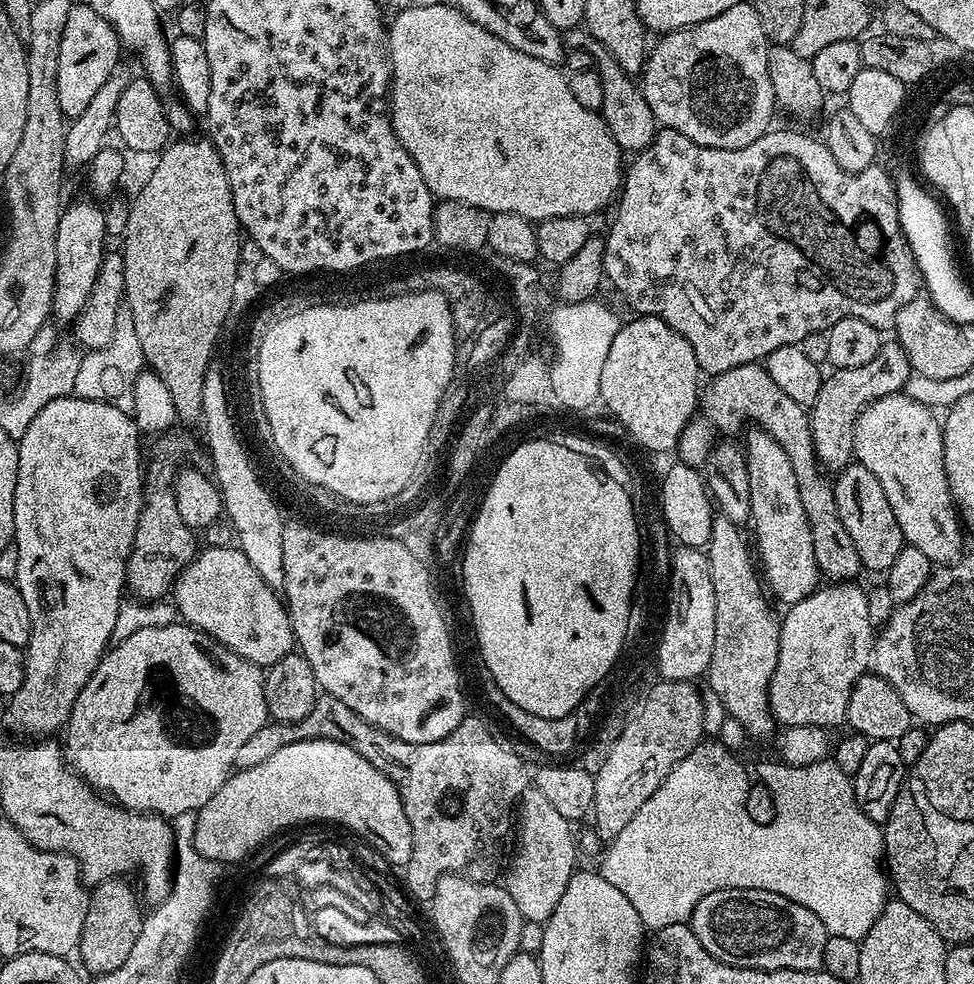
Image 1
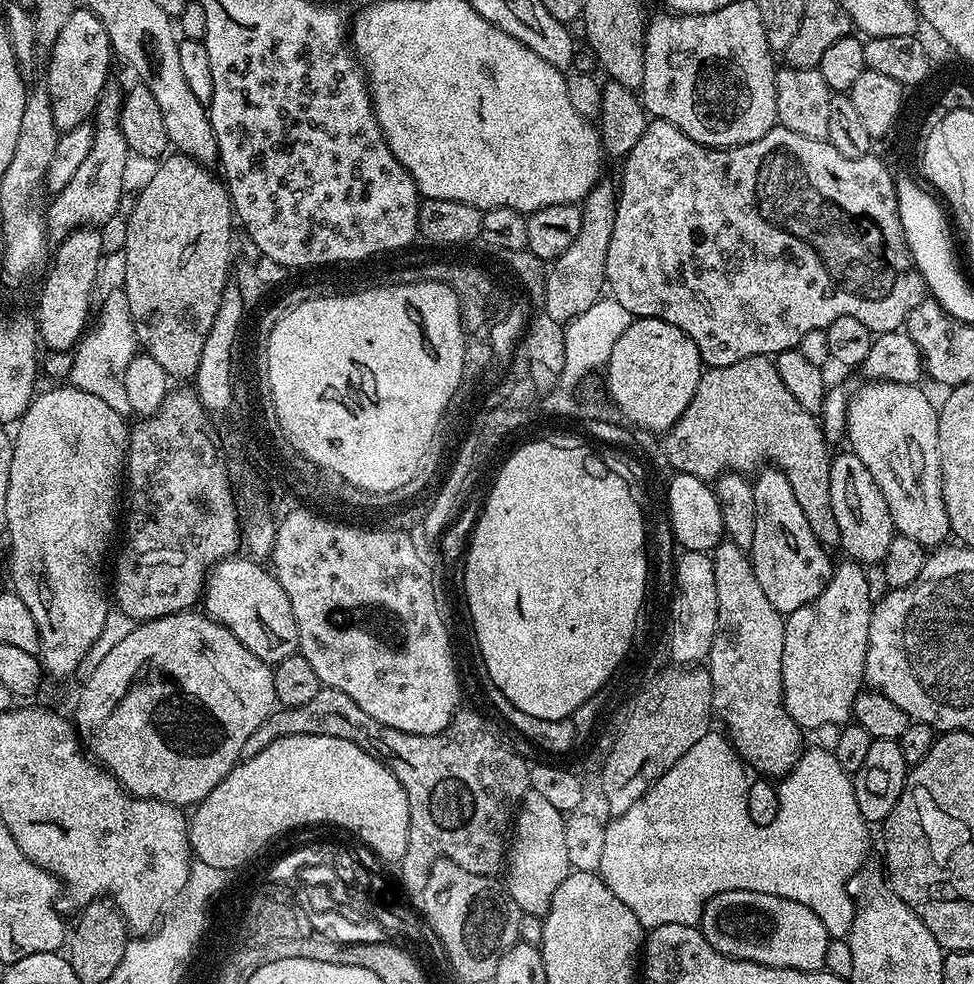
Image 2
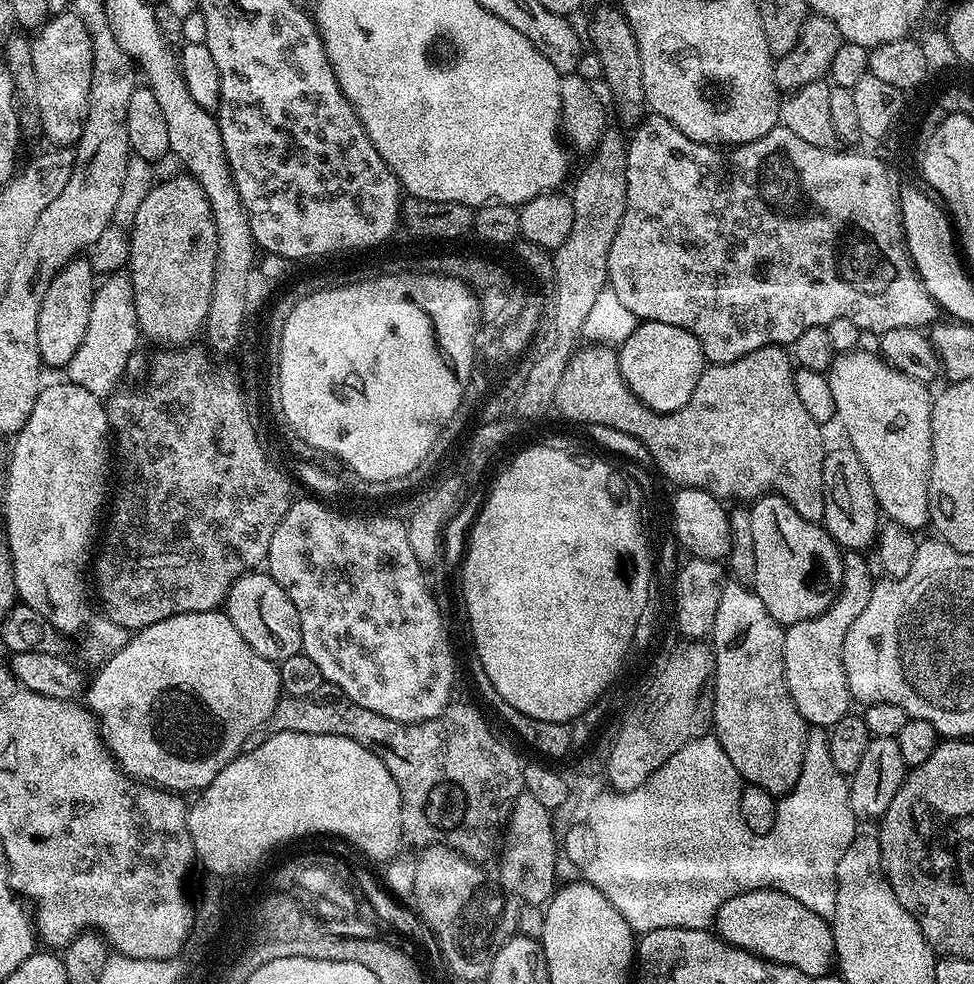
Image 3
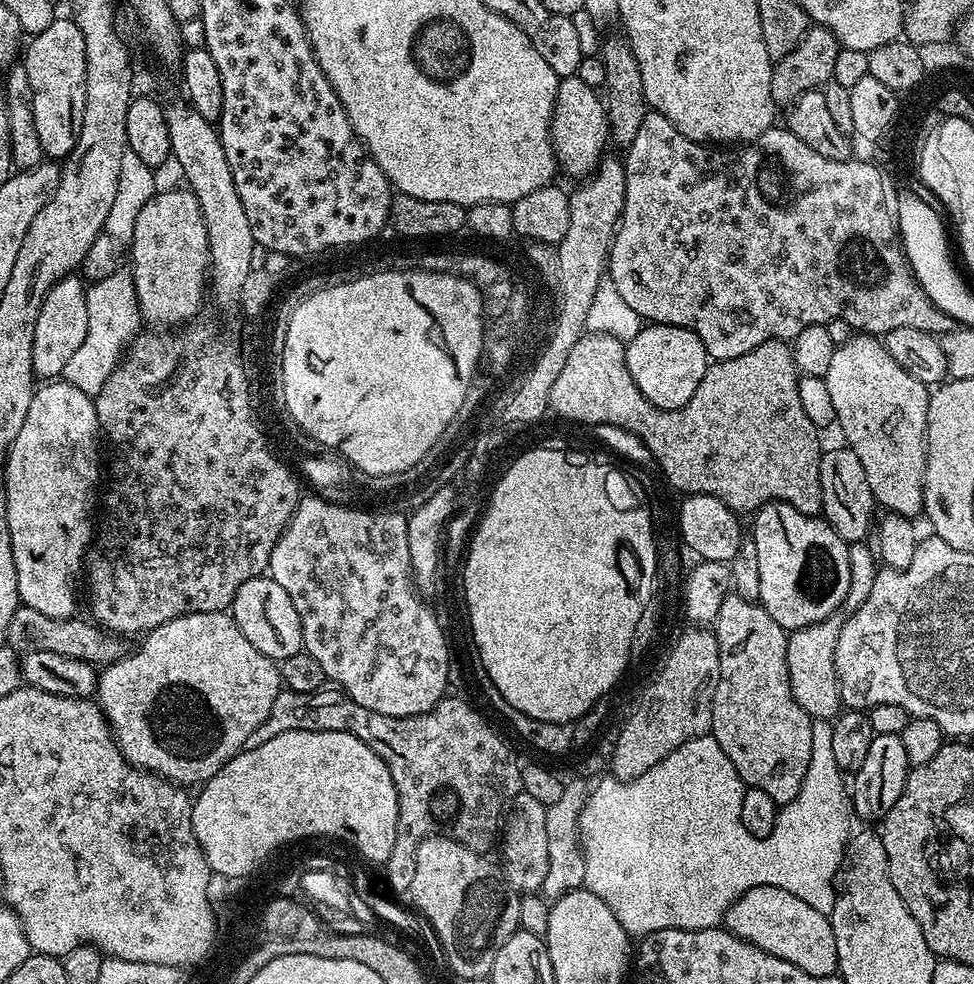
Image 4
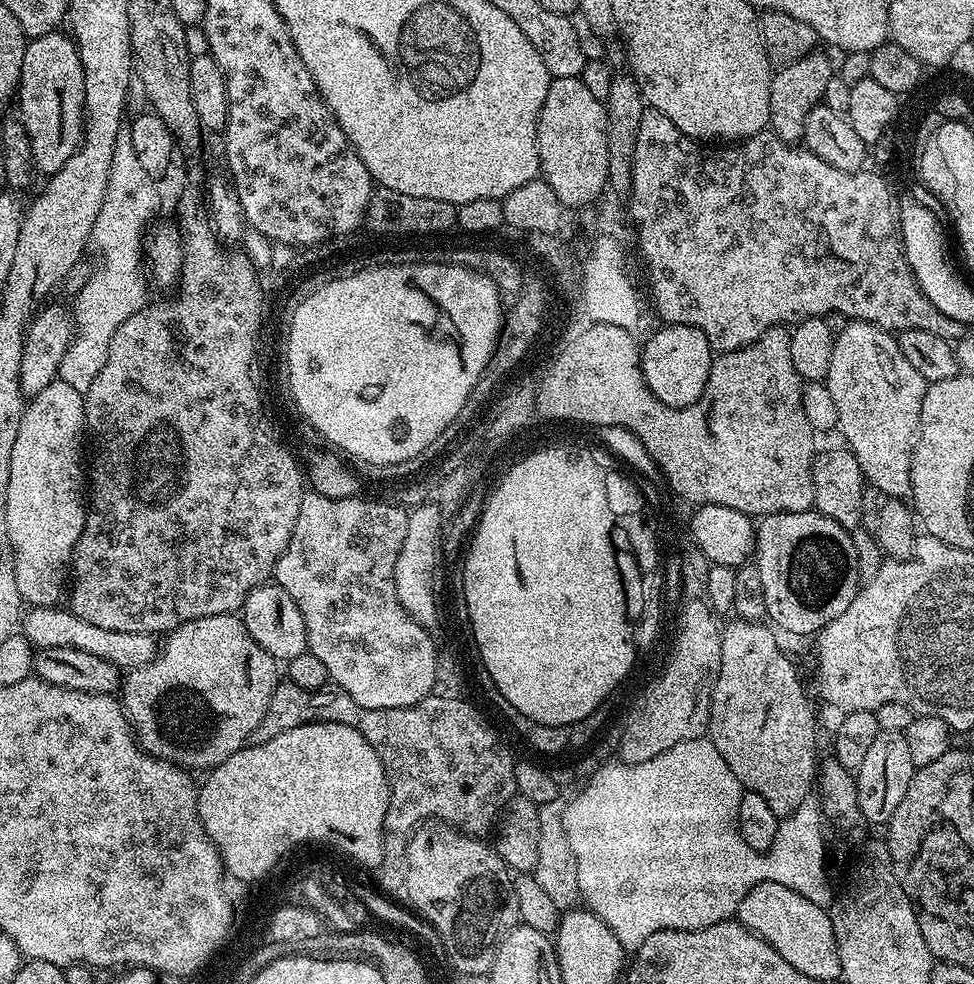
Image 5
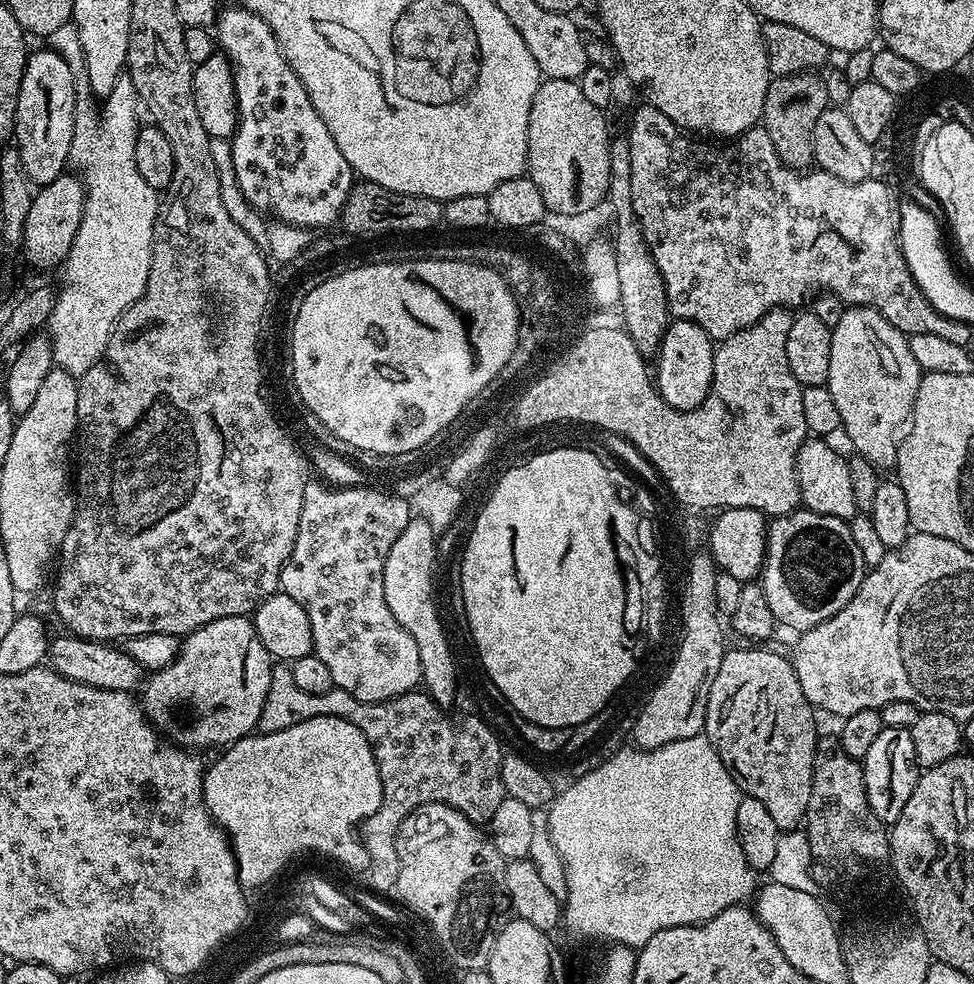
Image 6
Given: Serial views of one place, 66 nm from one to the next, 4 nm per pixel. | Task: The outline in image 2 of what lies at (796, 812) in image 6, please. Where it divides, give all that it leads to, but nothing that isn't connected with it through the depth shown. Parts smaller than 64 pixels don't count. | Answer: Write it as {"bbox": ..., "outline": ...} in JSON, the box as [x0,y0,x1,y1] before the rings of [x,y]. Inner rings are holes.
{"bbox":[706,538,802,778],"outline":[[[725,538],[711,553],[711,557],[714,582],[718,586],[718,626],[706,661],[707,672],[712,679],[712,707],[719,723],[721,720],[725,724],[726,735],[745,765],[761,777],[783,778],[800,761],[802,751],[802,729],[784,708],[782,646],[785,617],[774,610],[766,594],[762,594],[762,586],[758,586],[758,578],[754,578],[751,555],[745,549]]]}

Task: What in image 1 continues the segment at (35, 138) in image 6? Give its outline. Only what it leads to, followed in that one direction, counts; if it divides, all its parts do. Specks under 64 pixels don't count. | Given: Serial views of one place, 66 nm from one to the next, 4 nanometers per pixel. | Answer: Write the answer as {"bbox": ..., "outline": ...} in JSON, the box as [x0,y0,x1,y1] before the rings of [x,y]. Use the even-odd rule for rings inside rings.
{"bbox":[58,2,122,118],"outline":[[[83,2],[73,3],[70,18],[66,18],[66,30],[62,30],[62,50],[58,50],[58,102],[62,105],[65,118],[75,118],[86,110],[86,106],[98,94],[100,87],[106,83],[106,78],[114,70],[114,66],[122,59],[122,45],[114,26],[98,10],[86,6]]]}

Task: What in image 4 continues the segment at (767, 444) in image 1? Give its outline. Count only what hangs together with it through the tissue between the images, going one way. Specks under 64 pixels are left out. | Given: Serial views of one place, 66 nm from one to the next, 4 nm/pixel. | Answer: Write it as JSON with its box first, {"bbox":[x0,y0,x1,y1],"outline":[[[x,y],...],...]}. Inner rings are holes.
{"bbox":[750,504,850,630],"outline":[[[763,504],[756,509],[751,520],[750,538],[754,542],[754,550],[758,550],[758,603],[766,610],[766,614],[770,614],[770,618],[774,618],[774,622],[786,630],[805,628],[822,622],[827,616],[837,615],[844,608],[844,600],[850,590],[849,541],[842,539],[827,520],[802,514],[789,504]]]}

